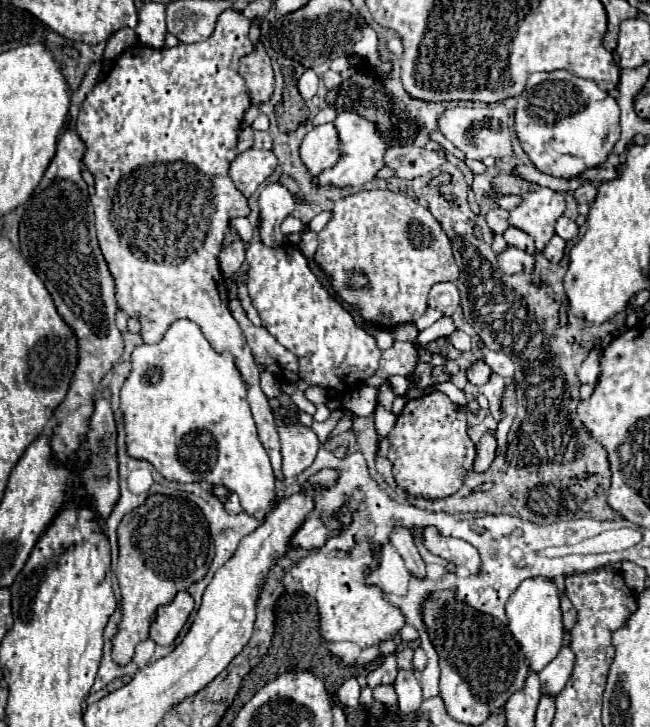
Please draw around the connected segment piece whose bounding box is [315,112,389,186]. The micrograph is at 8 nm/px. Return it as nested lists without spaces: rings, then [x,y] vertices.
[[[341,112],[335,118],[335,128],[339,132],[339,144],[341,144],[341,160],[335,168],[329,168],[321,172],[321,176],[315,178],[317,184],[333,184],[333,186],[363,186],[365,182],[373,180],[377,172],[385,166],[383,156],[389,148],[385,138],[379,134],[377,124],[363,118],[357,112]]]

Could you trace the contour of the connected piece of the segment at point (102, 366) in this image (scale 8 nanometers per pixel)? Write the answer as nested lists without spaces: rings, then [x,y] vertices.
[[[65,130],[57,142],[57,154],[51,160],[41,184],[25,204],[19,224],[21,252],[25,260],[45,282],[57,312],[77,332],[81,348],[73,384],[63,404],[55,410],[57,424],[53,428],[51,448],[59,460],[65,460],[71,452],[75,452],[77,444],[81,444],[85,438],[97,384],[123,354],[123,338],[115,326],[115,284],[97,244],[93,206],[89,202],[87,184],[81,178],[83,152],[85,146],[81,144],[79,136]]]

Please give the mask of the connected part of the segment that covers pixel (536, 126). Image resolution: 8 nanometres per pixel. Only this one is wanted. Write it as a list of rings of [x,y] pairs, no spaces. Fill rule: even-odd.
[[[567,70],[531,74],[517,102],[515,132],[521,148],[541,172],[557,178],[575,178],[579,172],[587,168],[601,166],[611,154],[615,142],[619,140],[619,106],[615,98],[601,90],[593,80],[579,78]]]

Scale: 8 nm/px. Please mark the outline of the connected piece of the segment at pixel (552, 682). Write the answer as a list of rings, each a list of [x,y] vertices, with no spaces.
[[[563,646],[561,652],[557,654],[557,658],[539,672],[541,692],[549,694],[549,696],[557,696],[565,688],[565,684],[571,676],[573,664],[575,664],[575,652],[569,646]]]

